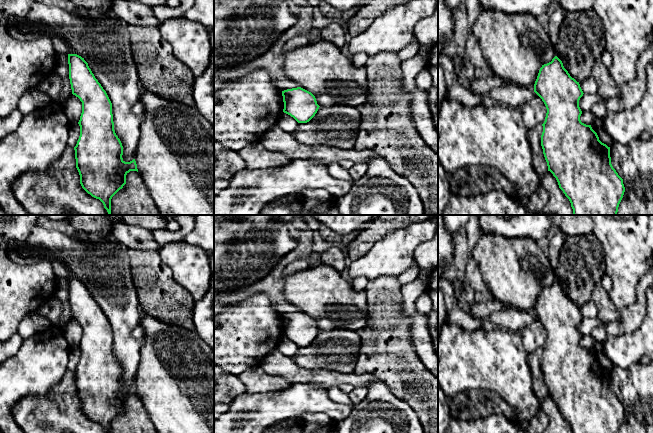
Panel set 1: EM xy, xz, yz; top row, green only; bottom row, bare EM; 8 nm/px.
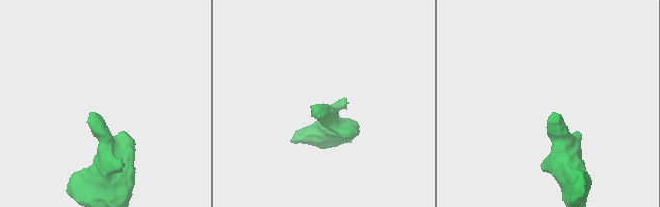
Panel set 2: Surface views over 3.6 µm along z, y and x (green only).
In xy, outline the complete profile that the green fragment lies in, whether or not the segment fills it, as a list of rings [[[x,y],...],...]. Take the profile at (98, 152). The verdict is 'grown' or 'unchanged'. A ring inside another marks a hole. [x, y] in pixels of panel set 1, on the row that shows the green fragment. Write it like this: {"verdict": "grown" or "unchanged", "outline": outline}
{"verdict": "unchanged", "outline": [[[68,54],[69,79],[72,94],[82,102],[82,113],[78,122],[80,136],[75,150],[76,168],[82,188],[92,197],[99,199],[108,215],[111,215],[111,199],[126,184],[126,175],[137,171],[135,159],[125,162],[123,146],[115,133],[112,103],[101,84],[95,78],[88,63],[77,54]]]}

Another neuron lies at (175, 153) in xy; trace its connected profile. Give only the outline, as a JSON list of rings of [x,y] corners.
[[[143,91],[144,119],[134,159],[161,215],[214,215],[214,127],[194,105]]]

